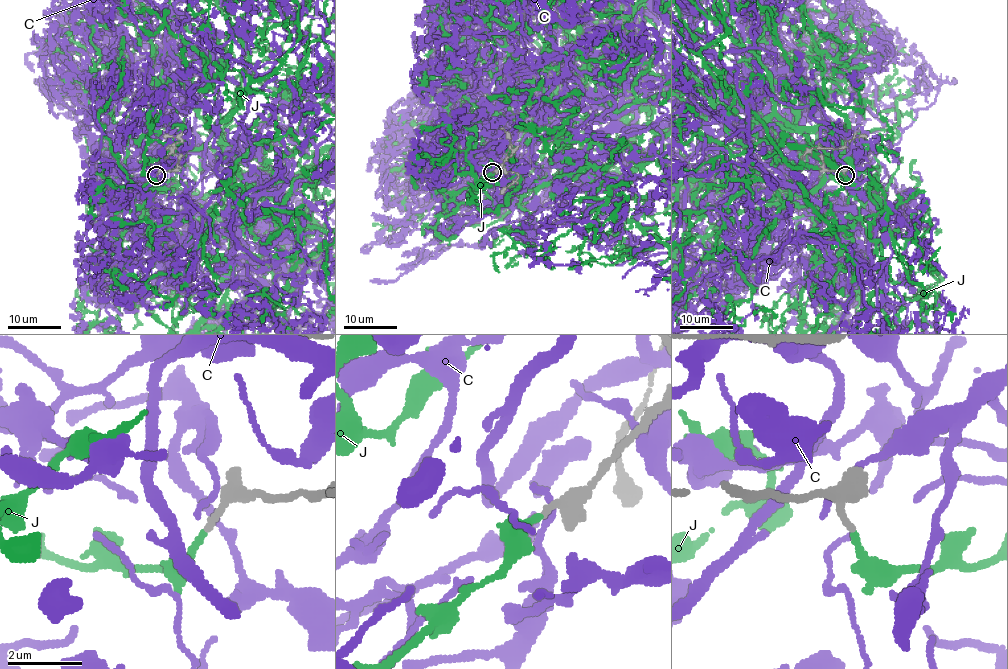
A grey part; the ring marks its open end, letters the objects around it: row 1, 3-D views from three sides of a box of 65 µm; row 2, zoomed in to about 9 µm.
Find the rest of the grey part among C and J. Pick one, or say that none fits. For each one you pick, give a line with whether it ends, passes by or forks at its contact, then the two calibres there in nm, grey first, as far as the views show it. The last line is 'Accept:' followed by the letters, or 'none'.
J: it ends there; 160 nm thick on the grey side, 160 nm on the other
Accept: J

